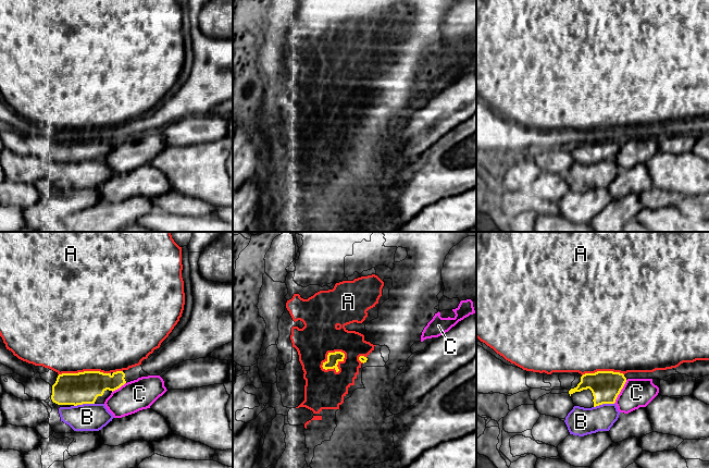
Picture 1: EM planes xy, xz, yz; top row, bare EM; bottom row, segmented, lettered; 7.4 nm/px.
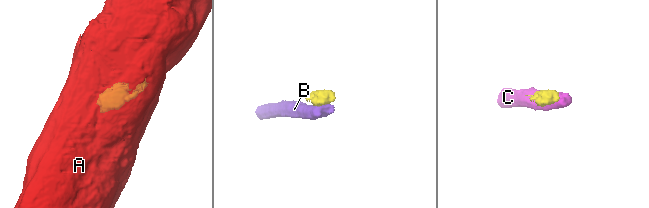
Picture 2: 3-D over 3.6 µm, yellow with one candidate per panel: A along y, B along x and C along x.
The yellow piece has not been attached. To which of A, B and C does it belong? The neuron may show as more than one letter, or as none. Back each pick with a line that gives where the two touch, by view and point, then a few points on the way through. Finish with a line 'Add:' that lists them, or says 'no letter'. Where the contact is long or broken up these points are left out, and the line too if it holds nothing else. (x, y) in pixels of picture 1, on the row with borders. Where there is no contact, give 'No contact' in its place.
Add: no letter

